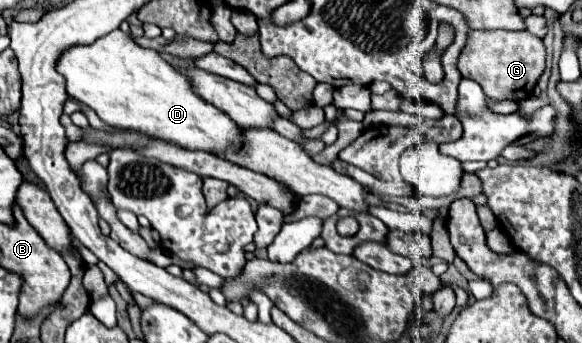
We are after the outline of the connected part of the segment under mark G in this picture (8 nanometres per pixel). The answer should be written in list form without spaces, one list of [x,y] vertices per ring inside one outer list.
[[[469,30],[457,66],[461,76],[475,80],[491,100],[527,100],[533,96],[533,88],[545,70],[545,56],[543,40],[533,38],[527,30]]]

